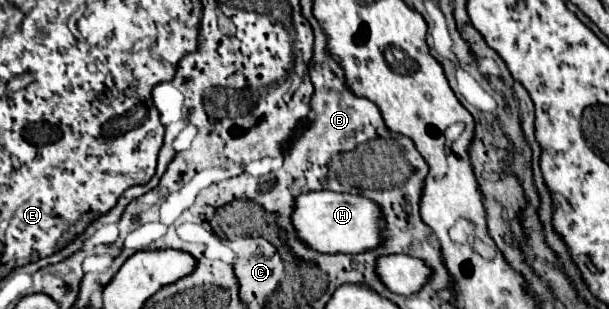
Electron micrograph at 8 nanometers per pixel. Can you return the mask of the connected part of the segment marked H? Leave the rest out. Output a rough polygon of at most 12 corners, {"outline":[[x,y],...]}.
{"outline":[[359,194],[295,200],[299,238],[321,254],[385,244],[381,206]]}

